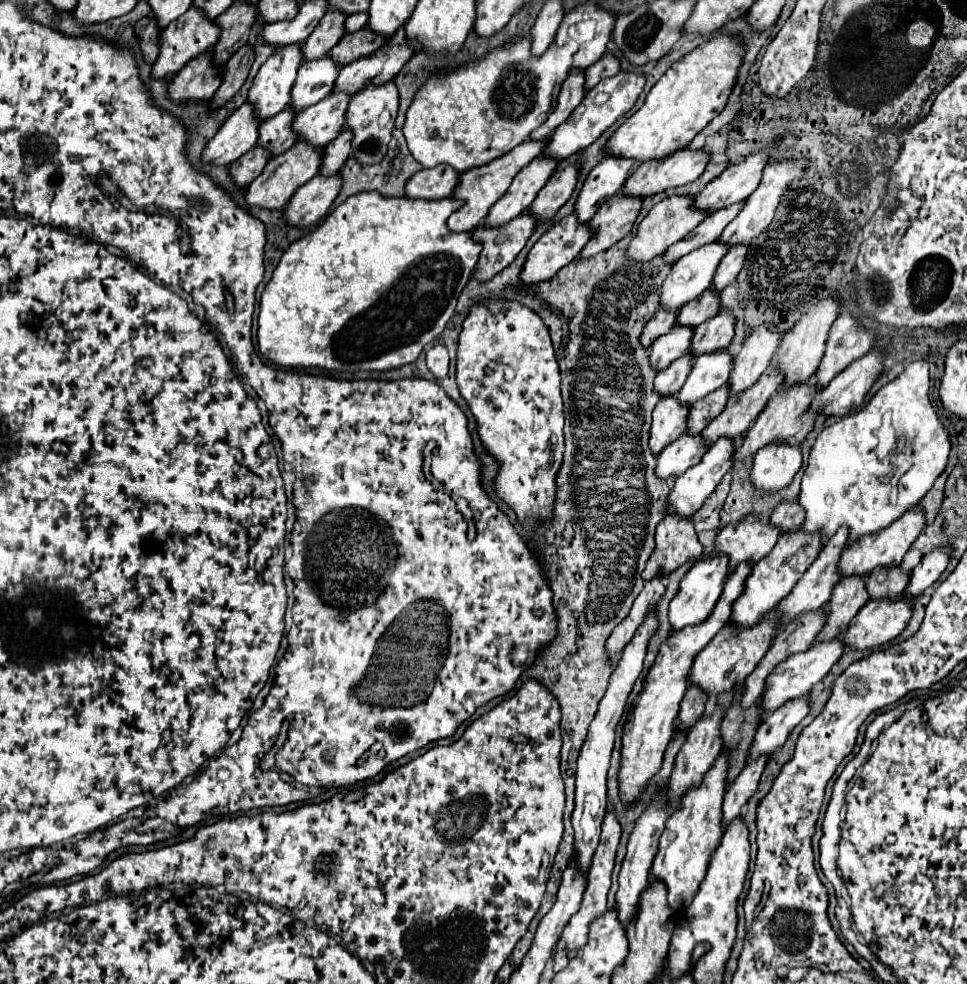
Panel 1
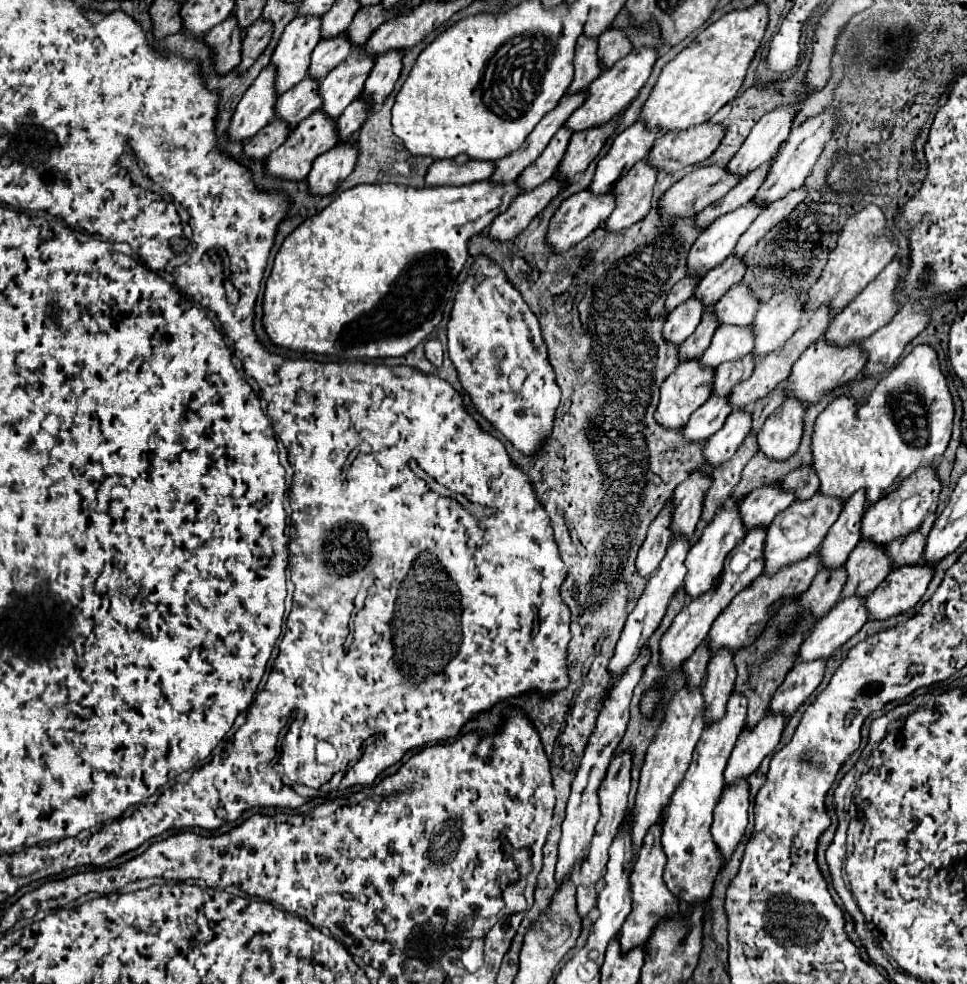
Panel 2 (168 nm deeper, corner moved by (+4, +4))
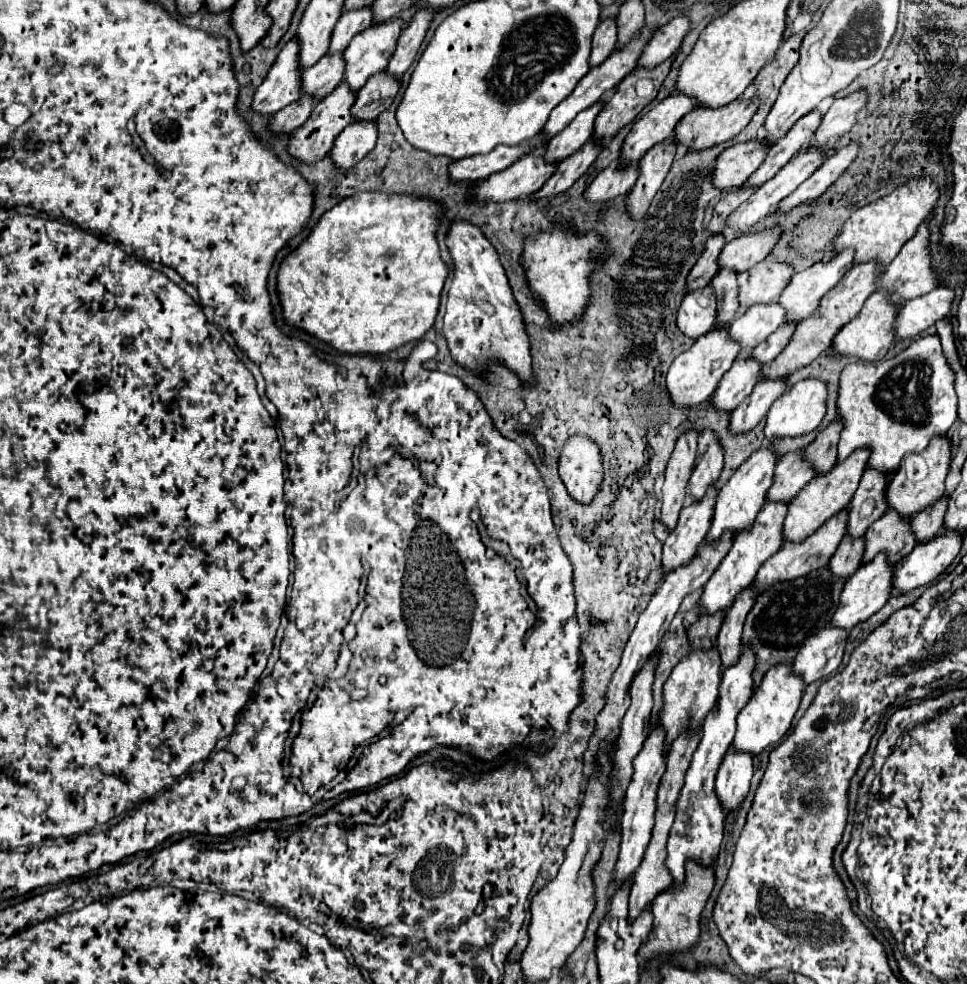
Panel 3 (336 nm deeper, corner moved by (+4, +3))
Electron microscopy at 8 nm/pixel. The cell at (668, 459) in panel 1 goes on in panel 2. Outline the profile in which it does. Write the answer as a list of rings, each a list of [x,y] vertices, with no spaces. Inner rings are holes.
[[[710,397],[702,407],[694,411],[694,415],[690,415],[688,425],[682,427],[682,437],[686,439],[686,443],[706,441],[724,425],[730,413],[732,407],[728,403],[728,397]]]

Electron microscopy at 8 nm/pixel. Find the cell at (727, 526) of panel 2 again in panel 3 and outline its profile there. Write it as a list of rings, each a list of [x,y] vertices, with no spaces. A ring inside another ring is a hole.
[[[774,442],[758,448],[756,452],[752,452],[752,456],[732,474],[732,478],[726,482],[726,486],[722,486],[718,498],[716,498],[716,510],[714,510],[714,520],[712,520],[712,528],[706,534],[706,542],[712,542],[716,538],[722,536],[724,530],[730,530],[734,534],[738,534],[740,530],[750,528],[750,524],[754,522],[754,516],[760,512],[760,508],[766,502],[766,492],[772,486],[772,478],[774,478],[774,468],[776,468],[776,450],[774,450]]]

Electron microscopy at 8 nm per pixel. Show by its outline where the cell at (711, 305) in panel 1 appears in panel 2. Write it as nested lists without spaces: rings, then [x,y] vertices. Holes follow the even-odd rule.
[[[730,255],[720,267],[714,267],[714,271],[708,271],[700,279],[694,297],[700,303],[704,303],[704,307],[710,307],[718,303],[718,299],[722,299],[722,295],[742,279],[742,275],[744,275],[744,261]]]

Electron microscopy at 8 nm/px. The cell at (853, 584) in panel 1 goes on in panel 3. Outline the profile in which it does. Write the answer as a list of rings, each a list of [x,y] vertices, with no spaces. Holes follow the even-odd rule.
[[[888,508],[884,516],[866,530],[864,538],[864,560],[874,558],[878,552],[886,552],[890,562],[898,562],[916,546],[914,532],[910,532],[910,520],[902,520],[892,508]]]

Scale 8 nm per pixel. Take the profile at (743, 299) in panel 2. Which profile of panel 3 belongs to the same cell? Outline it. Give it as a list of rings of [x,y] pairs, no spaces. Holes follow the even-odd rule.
[[[764,260],[758,266],[740,272],[738,274],[740,304],[750,308],[760,302],[778,300],[782,288],[786,288],[786,282],[790,282],[792,274],[794,274],[794,266],[782,262],[770,262],[770,260]]]

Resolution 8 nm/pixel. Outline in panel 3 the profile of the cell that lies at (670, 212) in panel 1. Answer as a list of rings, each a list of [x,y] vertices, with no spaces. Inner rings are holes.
[[[754,138],[726,148],[716,160],[716,170],[712,178],[714,186],[720,190],[742,186],[760,168],[768,150],[770,144],[766,144],[764,138]]]

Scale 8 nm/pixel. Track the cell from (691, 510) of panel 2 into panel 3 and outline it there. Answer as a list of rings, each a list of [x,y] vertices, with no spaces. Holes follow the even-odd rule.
[[[706,430],[698,434],[698,454],[694,462],[692,476],[688,480],[688,488],[696,500],[706,494],[706,488],[714,484],[724,468],[724,450],[720,446],[714,430]]]

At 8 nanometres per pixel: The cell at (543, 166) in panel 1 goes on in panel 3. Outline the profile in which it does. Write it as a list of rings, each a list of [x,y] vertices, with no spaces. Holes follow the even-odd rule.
[[[598,100],[590,108],[582,110],[562,132],[558,132],[546,144],[544,158],[550,160],[550,162],[560,162],[564,158],[568,158],[570,154],[574,154],[576,150],[580,150],[586,144],[586,140],[592,138],[592,134],[594,134],[594,120],[596,120],[598,112],[602,110],[602,106],[604,106],[604,102]]]

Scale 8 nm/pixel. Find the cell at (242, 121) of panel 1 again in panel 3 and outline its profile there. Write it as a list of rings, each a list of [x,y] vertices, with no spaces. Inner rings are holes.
[[[292,38],[278,54],[266,80],[254,94],[252,108],[264,116],[272,116],[290,102],[300,98],[302,74],[300,74],[300,44]]]

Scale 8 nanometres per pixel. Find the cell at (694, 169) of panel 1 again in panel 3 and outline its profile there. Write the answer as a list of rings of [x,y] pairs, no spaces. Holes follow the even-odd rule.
[[[750,98],[750,100],[734,100],[722,108],[698,106],[678,122],[676,132],[674,132],[674,140],[676,140],[676,144],[684,144],[684,146],[694,148],[694,150],[706,150],[706,148],[712,148],[716,144],[722,144],[722,142],[734,138],[742,128],[746,128],[750,118],[758,110],[758,104],[760,104],[758,98]]]

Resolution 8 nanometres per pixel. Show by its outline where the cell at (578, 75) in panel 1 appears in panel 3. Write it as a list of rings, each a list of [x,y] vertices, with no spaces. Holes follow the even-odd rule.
[[[606,18],[600,22],[598,30],[594,32],[592,40],[592,54],[590,54],[590,66],[602,64],[614,50],[616,50],[616,40],[618,40],[618,24],[616,18]]]

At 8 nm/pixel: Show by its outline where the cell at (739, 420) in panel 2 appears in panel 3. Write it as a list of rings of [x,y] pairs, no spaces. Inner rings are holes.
[[[766,378],[758,380],[752,394],[746,396],[746,400],[742,400],[742,404],[738,408],[734,408],[730,430],[736,434],[752,430],[768,414],[772,402],[776,398],[780,398],[784,392],[786,392],[786,378],[782,378],[782,380],[766,380]]]

